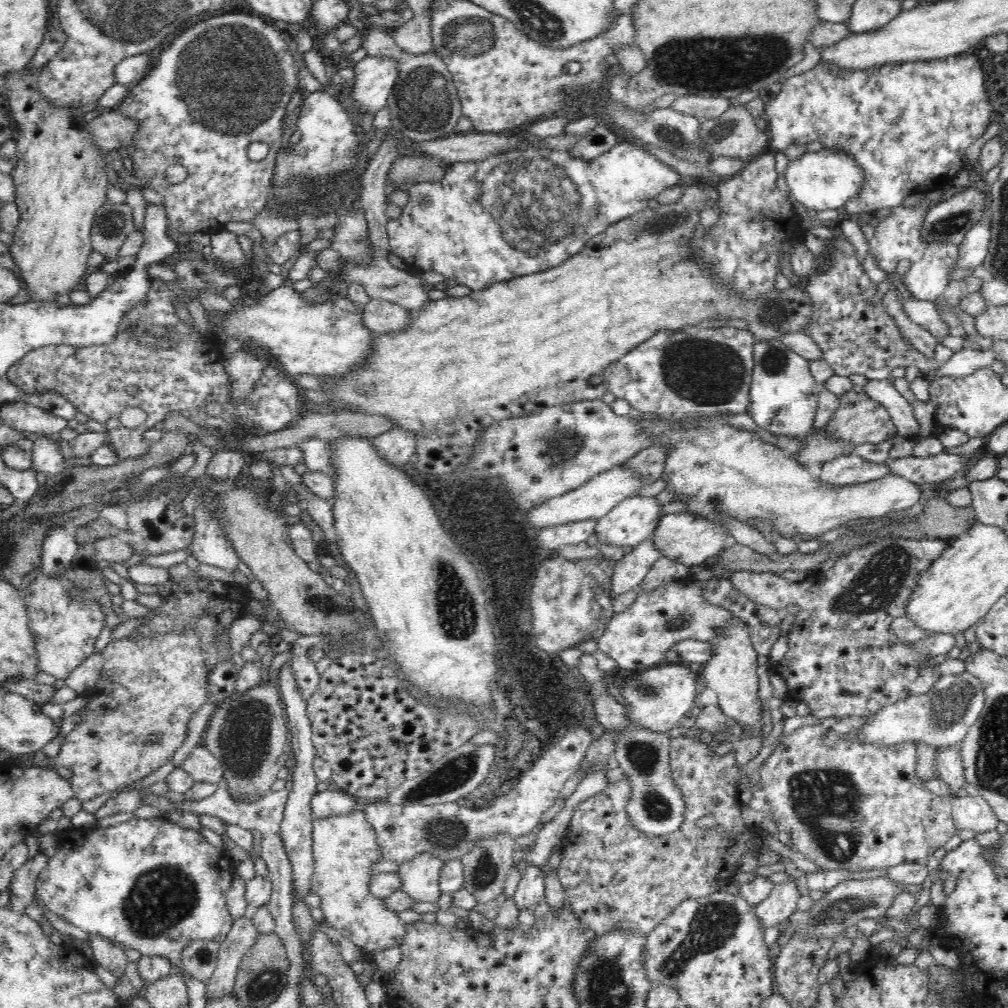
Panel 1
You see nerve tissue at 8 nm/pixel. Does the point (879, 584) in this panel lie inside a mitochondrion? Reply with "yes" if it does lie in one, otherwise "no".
yes

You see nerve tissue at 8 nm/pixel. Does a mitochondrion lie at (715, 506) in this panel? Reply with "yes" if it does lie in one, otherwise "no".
yes

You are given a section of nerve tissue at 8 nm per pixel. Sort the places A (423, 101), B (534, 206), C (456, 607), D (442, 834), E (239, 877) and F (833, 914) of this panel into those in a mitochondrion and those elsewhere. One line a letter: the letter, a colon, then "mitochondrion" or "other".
A: mitochondrion
B: mitochondrion
C: mitochondrion
D: mitochondrion
E: other
F: mitochondrion

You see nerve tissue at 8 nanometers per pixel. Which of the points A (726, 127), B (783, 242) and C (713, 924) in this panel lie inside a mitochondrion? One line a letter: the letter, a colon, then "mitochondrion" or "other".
A: mitochondrion
B: other
C: mitochondrion

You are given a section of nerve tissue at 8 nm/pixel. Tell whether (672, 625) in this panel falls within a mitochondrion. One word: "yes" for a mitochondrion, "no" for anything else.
yes

